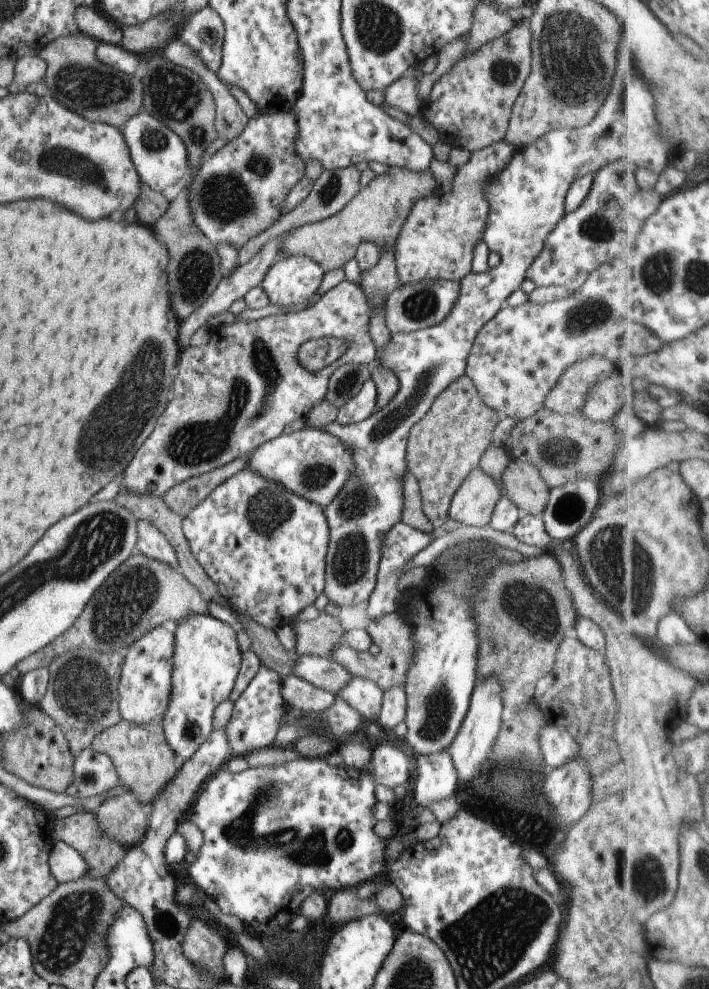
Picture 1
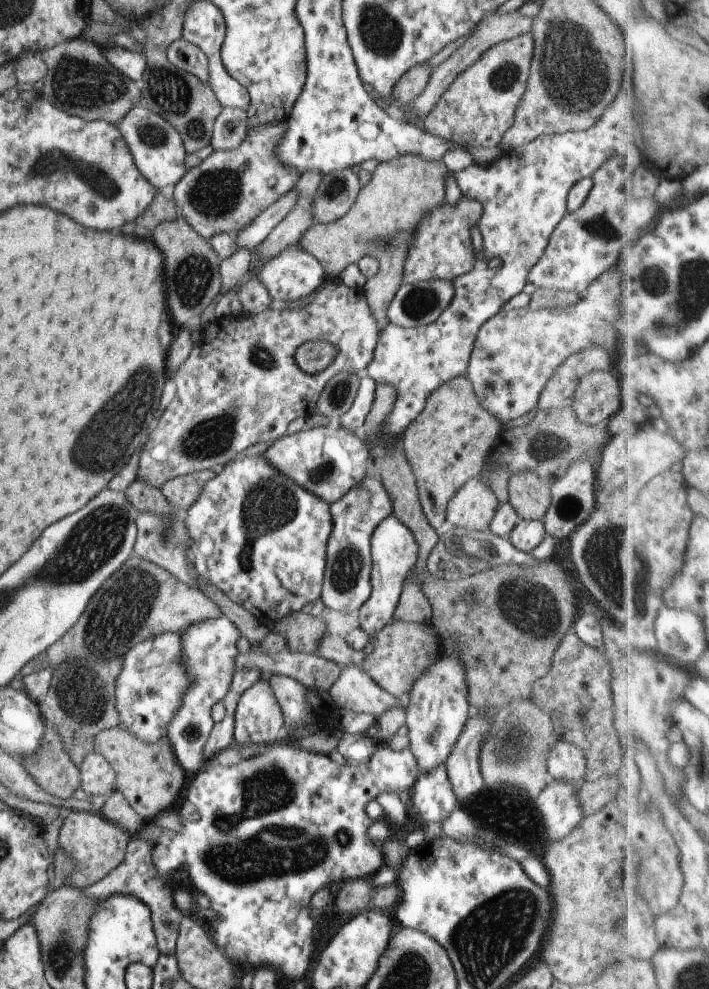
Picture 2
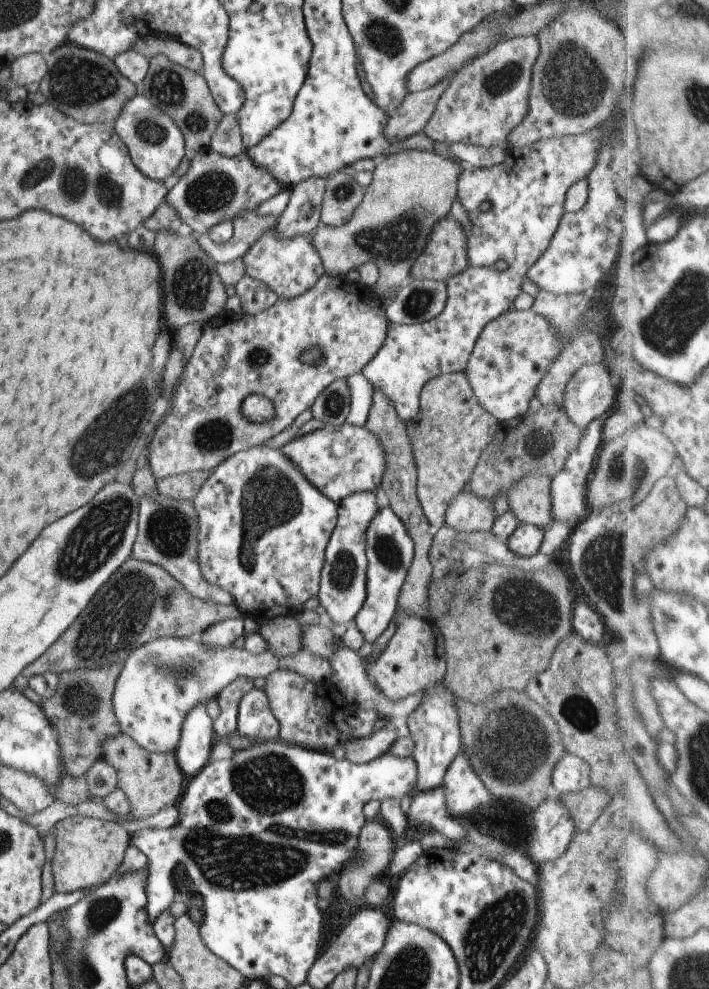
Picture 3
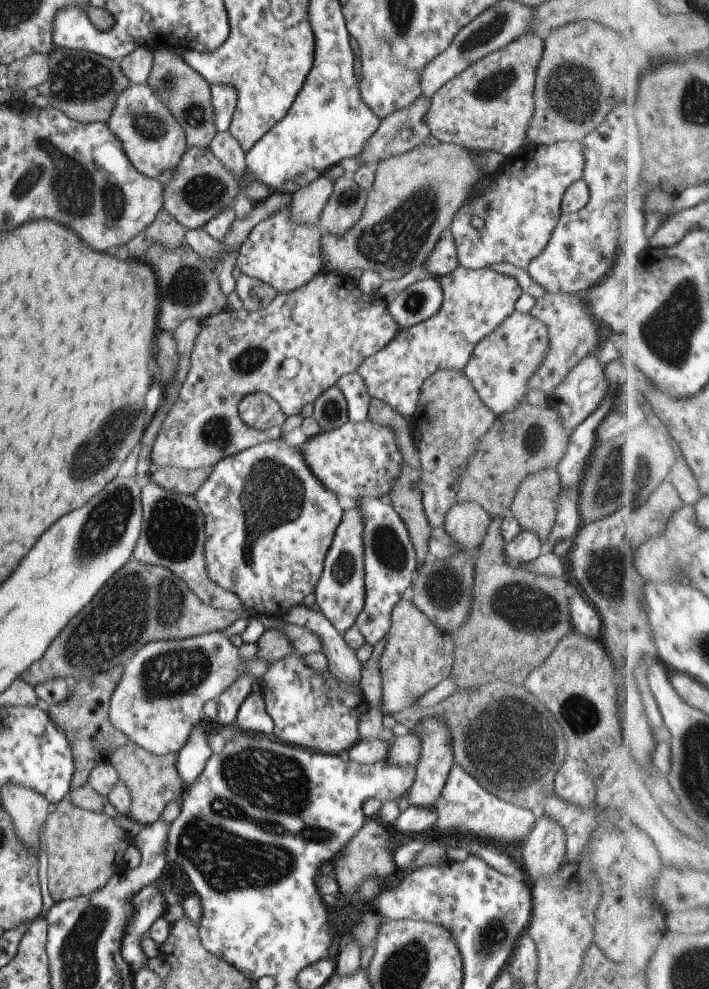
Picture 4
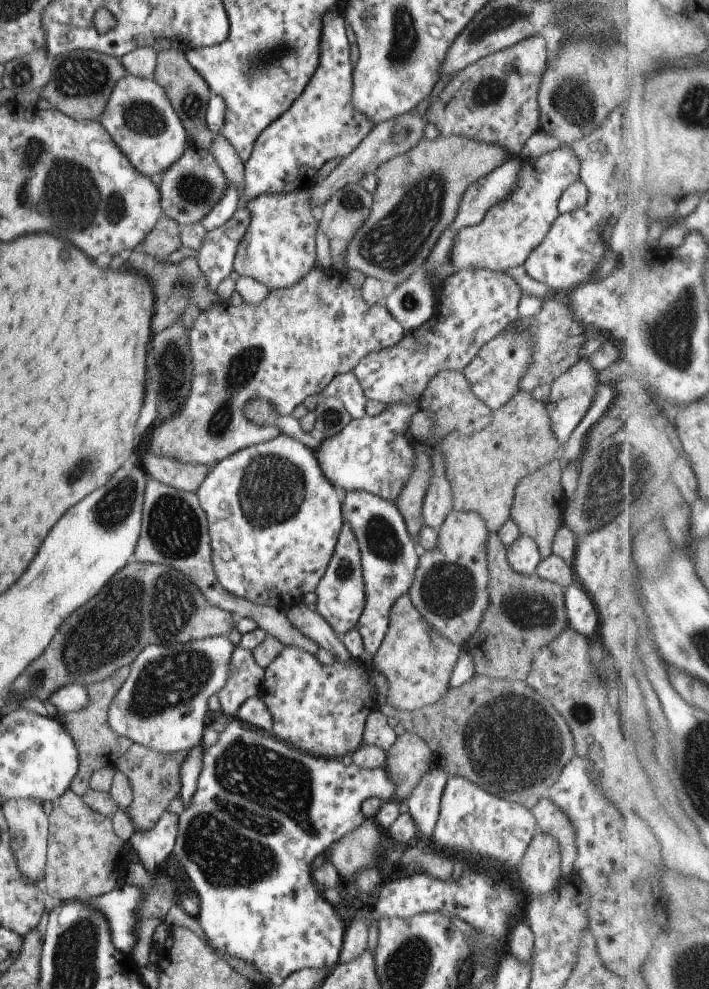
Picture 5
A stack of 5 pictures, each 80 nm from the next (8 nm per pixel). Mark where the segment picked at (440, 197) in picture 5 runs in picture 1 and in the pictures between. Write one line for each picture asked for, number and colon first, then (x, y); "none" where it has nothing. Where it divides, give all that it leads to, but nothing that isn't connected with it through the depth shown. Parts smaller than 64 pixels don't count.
1: (375, 214)
2: (380, 221)
3: (411, 190)
4: (414, 195)

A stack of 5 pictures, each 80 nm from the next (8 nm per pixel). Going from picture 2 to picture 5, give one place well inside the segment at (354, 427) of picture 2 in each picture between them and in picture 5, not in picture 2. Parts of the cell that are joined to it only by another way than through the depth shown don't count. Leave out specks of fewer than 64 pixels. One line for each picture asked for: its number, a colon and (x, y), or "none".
3: (360, 389)
4: (352, 387)
5: (345, 387)

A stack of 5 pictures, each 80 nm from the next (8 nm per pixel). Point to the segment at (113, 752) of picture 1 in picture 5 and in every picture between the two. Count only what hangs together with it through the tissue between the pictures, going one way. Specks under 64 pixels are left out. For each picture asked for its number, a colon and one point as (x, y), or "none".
2: (148, 775)
3: (150, 781)
4: (151, 780)
5: (153, 777)

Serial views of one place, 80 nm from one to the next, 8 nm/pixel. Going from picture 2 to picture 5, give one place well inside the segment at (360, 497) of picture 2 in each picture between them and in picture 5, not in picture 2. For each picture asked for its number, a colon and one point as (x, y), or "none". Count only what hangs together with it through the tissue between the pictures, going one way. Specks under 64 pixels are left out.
3: (342, 585)
4: (339, 593)
5: (339, 593)

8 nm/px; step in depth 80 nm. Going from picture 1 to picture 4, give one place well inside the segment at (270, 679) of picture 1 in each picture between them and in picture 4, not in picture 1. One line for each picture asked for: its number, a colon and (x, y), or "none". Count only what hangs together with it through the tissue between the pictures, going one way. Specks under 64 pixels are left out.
2: (257, 719)
3: (254, 719)
4: (251, 718)

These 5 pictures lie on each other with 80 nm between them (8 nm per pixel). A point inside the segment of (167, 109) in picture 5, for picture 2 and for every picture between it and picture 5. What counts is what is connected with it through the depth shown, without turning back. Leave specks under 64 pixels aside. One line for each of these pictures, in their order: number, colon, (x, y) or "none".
2: (158, 152)
3: (155, 145)
4: (152, 139)

